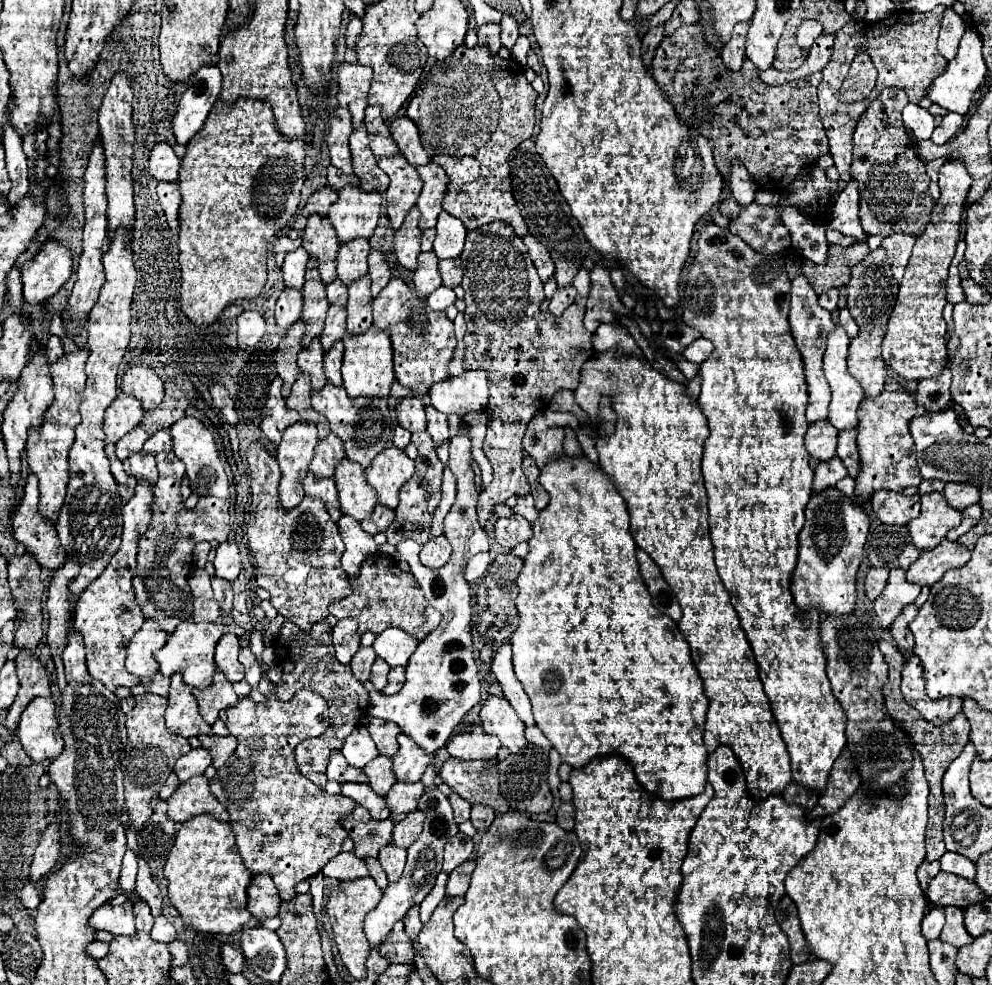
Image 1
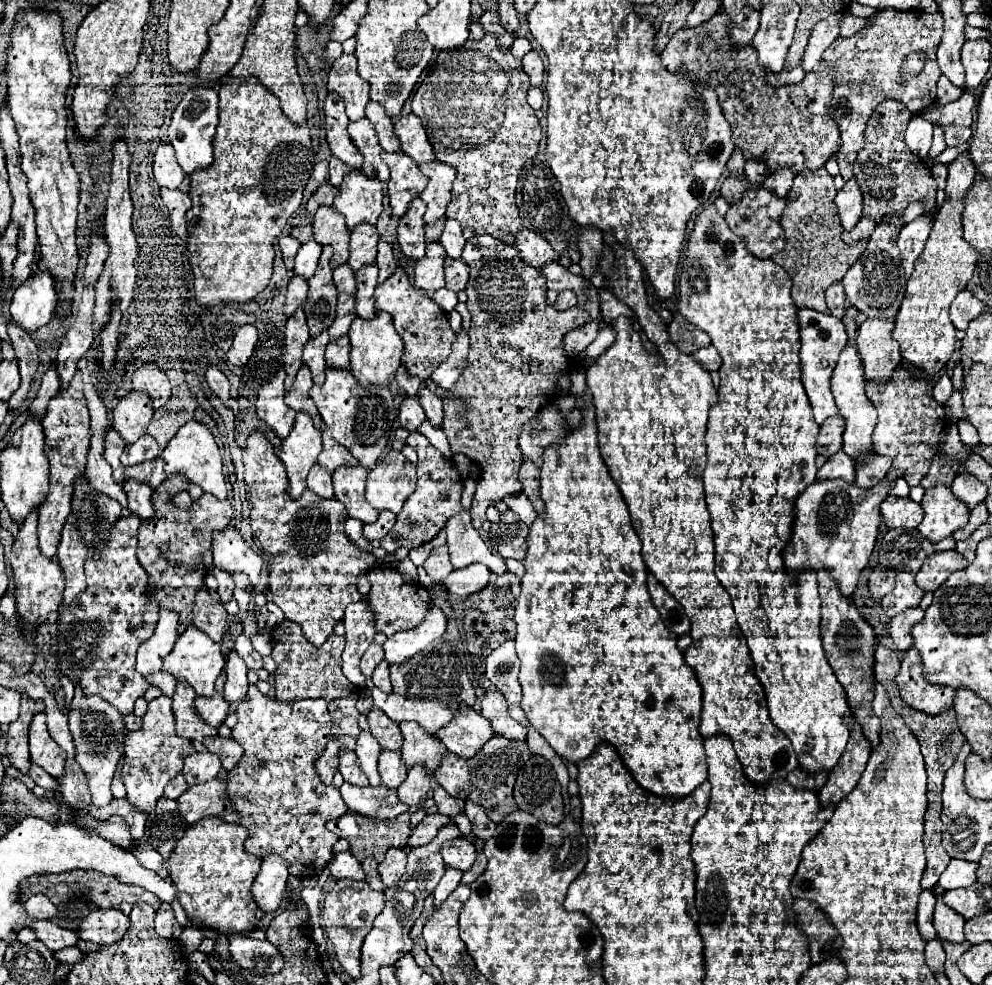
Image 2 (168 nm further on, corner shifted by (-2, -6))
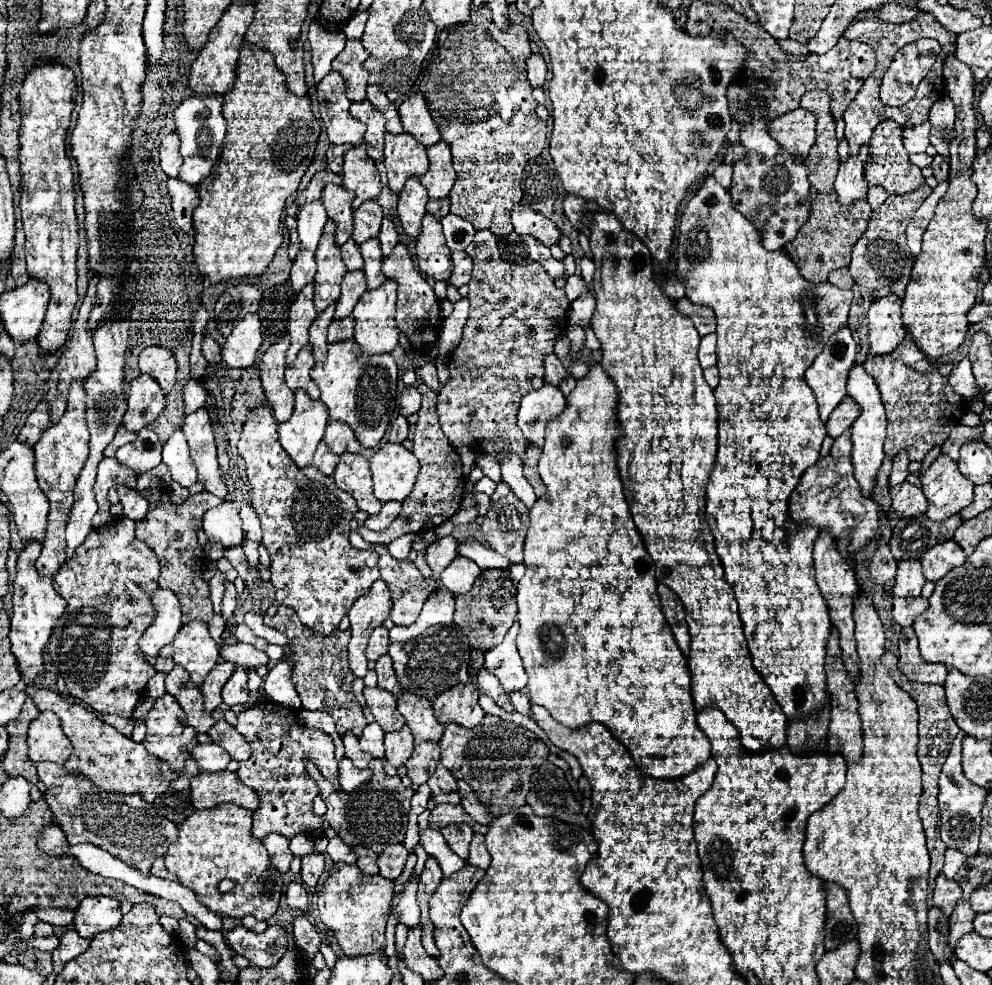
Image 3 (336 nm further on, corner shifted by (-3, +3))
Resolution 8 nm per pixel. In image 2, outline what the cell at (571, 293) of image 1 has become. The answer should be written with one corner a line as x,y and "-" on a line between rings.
561,291
555,301
555,307
559,311
565,311
565,309
571,309
573,305
577,305
577,295
573,291

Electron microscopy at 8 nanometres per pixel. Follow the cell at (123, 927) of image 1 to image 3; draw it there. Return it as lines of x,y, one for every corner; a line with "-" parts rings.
88,896
74,912
74,928
82,938
112,930
120,924
120,902
108,896

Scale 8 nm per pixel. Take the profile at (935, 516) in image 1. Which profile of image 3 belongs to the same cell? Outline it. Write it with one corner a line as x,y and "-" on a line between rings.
940,454
930,468
920,474
920,482
928,500
926,516
934,522
948,520
974,500
974,484
960,474
950,456

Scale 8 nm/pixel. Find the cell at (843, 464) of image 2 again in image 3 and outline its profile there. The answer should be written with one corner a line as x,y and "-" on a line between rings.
846,430
842,436
838,436
838,438
834,440
834,446
832,446
830,454
832,454
832,456
850,456
850,452
852,452
850,436
852,436
850,430

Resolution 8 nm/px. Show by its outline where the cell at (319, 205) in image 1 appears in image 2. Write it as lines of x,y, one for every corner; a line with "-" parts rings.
330,183
322,185
313,195
319,205
331,206
336,195
339,194
339,187

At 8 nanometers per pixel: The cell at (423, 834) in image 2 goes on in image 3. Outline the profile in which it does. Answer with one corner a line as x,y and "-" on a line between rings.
440,804
440,806
436,806
430,812
430,828
442,830
448,824
468,824
474,832
482,832
482,834
486,834
486,828
488,828
484,824
474,822
472,816
468,816
460,804

